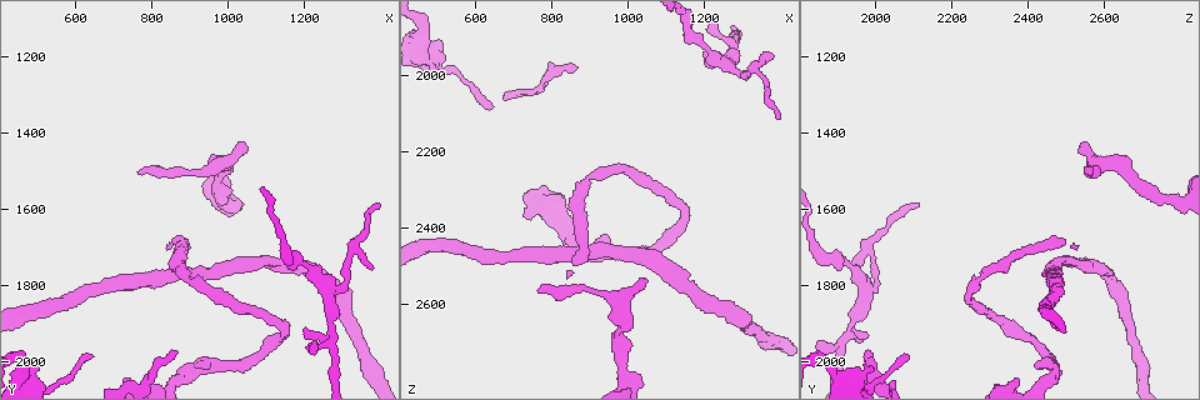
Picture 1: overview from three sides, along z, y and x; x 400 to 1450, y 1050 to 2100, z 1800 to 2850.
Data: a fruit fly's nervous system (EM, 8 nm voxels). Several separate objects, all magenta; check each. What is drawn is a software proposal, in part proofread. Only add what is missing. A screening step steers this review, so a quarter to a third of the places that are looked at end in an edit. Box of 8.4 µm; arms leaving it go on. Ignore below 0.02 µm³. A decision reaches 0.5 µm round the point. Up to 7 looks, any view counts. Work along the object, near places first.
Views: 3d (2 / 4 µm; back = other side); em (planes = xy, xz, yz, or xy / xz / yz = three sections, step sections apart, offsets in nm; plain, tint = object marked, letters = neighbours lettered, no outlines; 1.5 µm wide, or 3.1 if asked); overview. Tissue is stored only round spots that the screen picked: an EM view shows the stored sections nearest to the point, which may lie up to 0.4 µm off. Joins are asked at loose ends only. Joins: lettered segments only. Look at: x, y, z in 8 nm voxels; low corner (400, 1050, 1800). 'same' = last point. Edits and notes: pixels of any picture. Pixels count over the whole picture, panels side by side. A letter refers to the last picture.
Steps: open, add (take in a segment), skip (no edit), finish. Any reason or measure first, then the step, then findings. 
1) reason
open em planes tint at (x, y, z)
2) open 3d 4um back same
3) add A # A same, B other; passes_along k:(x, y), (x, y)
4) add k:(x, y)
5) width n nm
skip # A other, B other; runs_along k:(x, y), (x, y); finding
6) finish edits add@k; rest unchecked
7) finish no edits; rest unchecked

tapers out
open em planes letters at (1385, 1750, 1950)

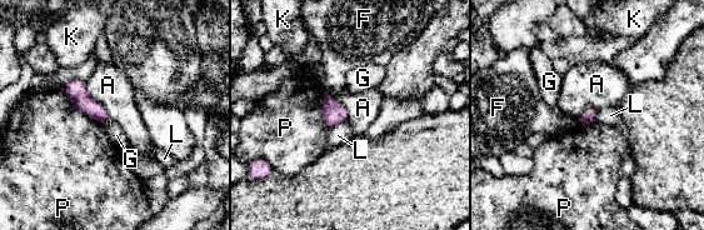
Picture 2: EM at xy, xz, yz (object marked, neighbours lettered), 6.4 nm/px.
skip # A other, F other, G other, K other, L other, P other; border 2:(85, 83), (85, 90), (109, 119); no lettered segment goes on from it

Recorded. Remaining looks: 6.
tapers out
open em planes letters at (645, 1985, 2090)

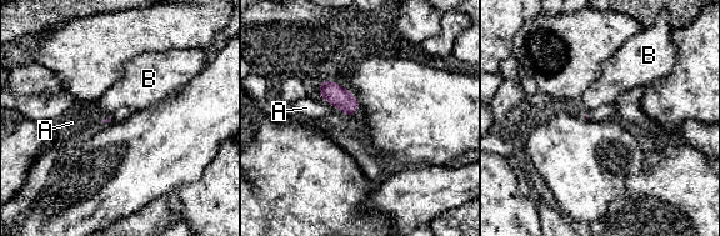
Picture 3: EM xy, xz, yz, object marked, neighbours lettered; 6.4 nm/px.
skip # A other, B other; border 3:(320, 98), (336, 106), (348, 118); no lettered segment goes on from it

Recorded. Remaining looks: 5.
free end
open 3d 2um at (1050, 1425, 2550)

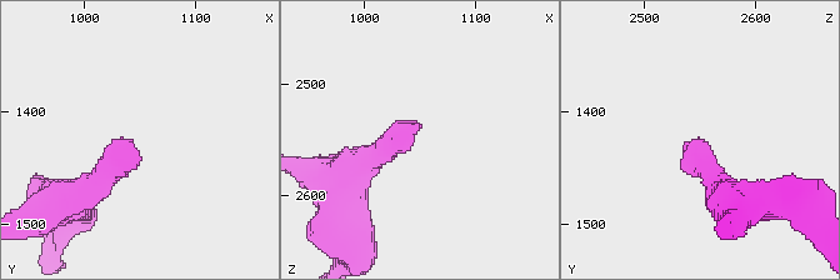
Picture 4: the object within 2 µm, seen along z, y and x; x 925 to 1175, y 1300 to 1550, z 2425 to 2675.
open em planes letters at (1046, 1432, 2554)

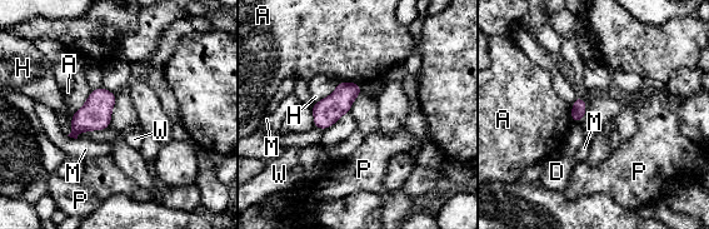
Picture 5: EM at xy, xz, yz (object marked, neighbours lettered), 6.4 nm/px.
skip # A other, D other, H other, M other, P other, W other; border 5:(340, 80), (359, 84); none of them fits

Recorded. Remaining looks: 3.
finish no edits; rest unchecked

